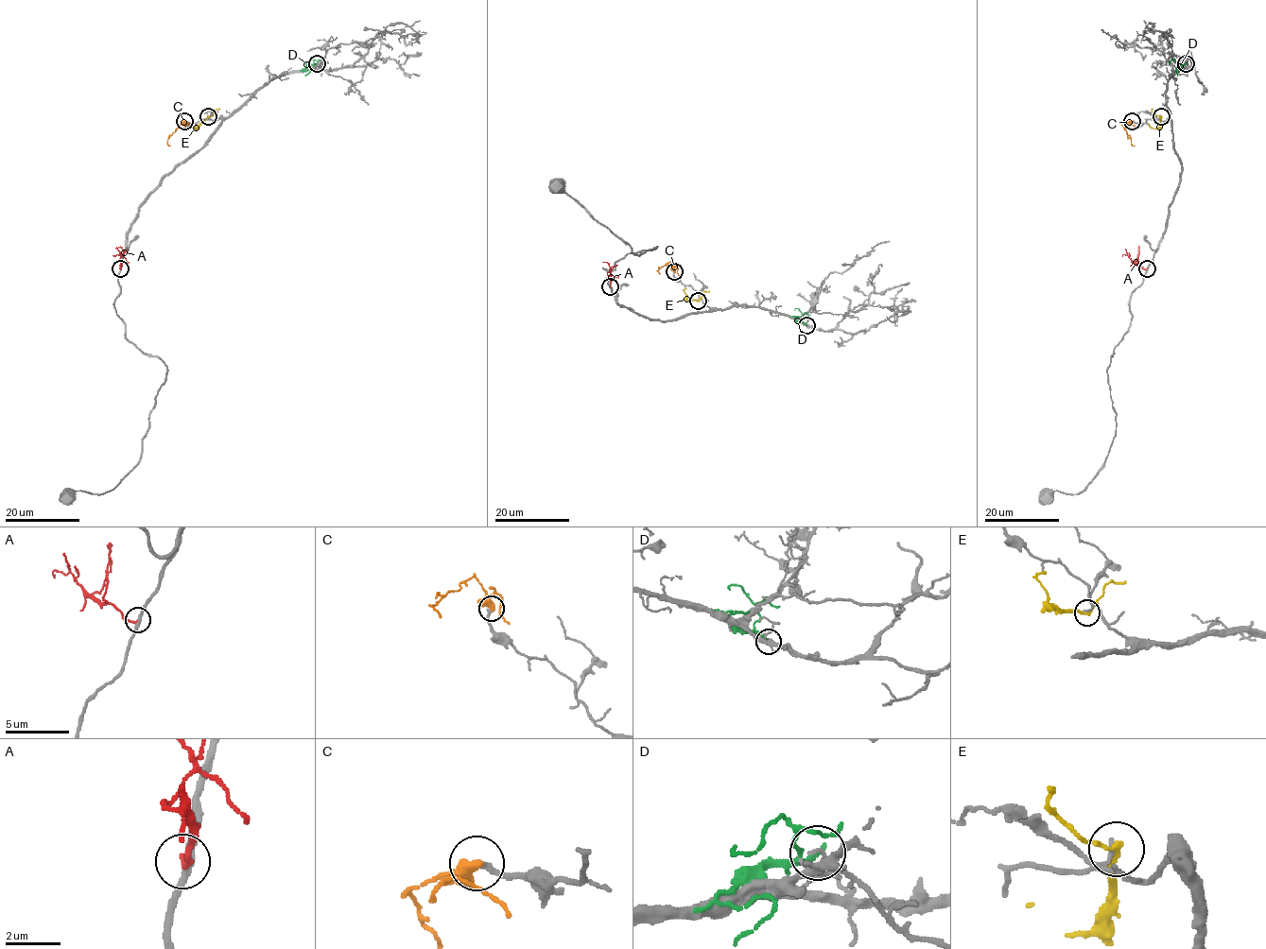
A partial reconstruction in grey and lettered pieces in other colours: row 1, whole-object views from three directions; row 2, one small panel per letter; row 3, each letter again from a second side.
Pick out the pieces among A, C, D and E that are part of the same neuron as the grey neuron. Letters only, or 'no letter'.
C

